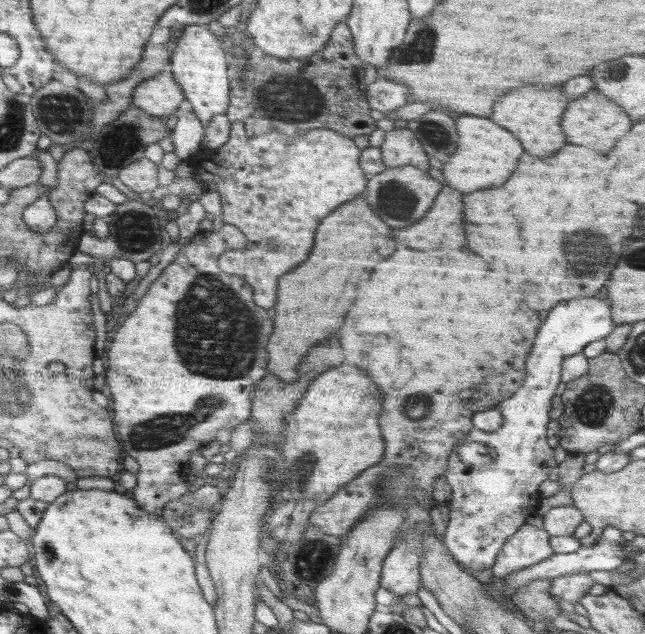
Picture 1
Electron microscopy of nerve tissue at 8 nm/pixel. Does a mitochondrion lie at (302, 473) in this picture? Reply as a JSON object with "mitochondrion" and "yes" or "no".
{"mitochondrion":"yes"}

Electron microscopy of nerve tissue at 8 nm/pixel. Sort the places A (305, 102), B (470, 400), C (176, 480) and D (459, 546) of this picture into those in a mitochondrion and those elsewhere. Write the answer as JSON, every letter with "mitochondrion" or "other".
{"A":"mitochondrion","B":"other","C":"other","D":"other"}

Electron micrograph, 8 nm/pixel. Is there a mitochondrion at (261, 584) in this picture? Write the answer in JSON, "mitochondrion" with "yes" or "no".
{"mitochondrion":"no"}

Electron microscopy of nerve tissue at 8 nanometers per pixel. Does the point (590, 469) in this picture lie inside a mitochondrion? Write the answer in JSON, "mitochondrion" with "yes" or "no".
{"mitochondrion":"no"}

